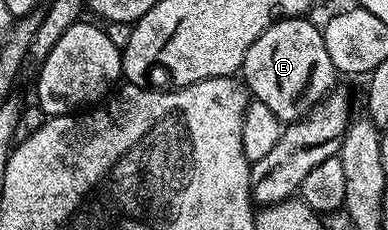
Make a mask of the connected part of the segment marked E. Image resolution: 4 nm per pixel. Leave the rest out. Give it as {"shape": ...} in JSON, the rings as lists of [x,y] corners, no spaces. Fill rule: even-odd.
{"shape":[[[299,17],[278,19],[271,23],[270,28],[260,33],[256,41],[252,41],[252,49],[248,49],[240,68],[240,75],[246,84],[246,90],[257,102],[268,105],[268,109],[272,109],[272,113],[276,113],[276,117],[284,125],[306,118],[310,110],[322,102],[336,87],[334,83],[336,72],[331,58],[328,57],[322,32],[318,27],[314,28],[308,20],[309,18]]]}

